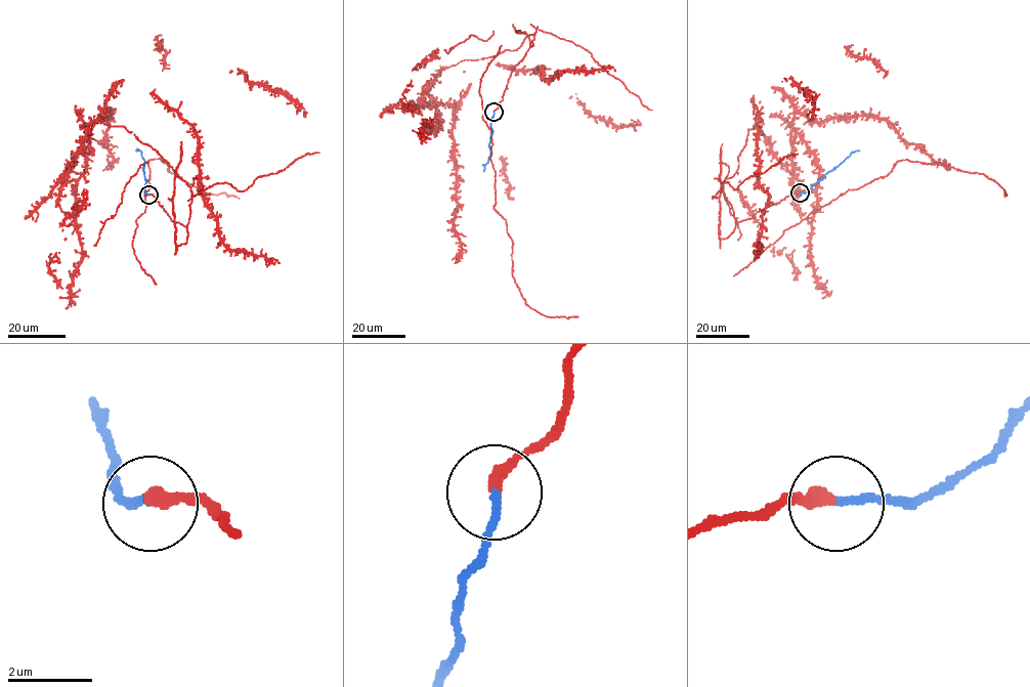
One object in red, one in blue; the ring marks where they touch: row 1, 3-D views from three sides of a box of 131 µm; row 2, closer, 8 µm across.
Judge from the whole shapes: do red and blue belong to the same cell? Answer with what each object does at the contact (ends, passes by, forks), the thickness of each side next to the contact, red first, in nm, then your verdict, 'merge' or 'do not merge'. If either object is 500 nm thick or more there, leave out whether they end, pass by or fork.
red ends | blue ends | 320/190 nm | merge

